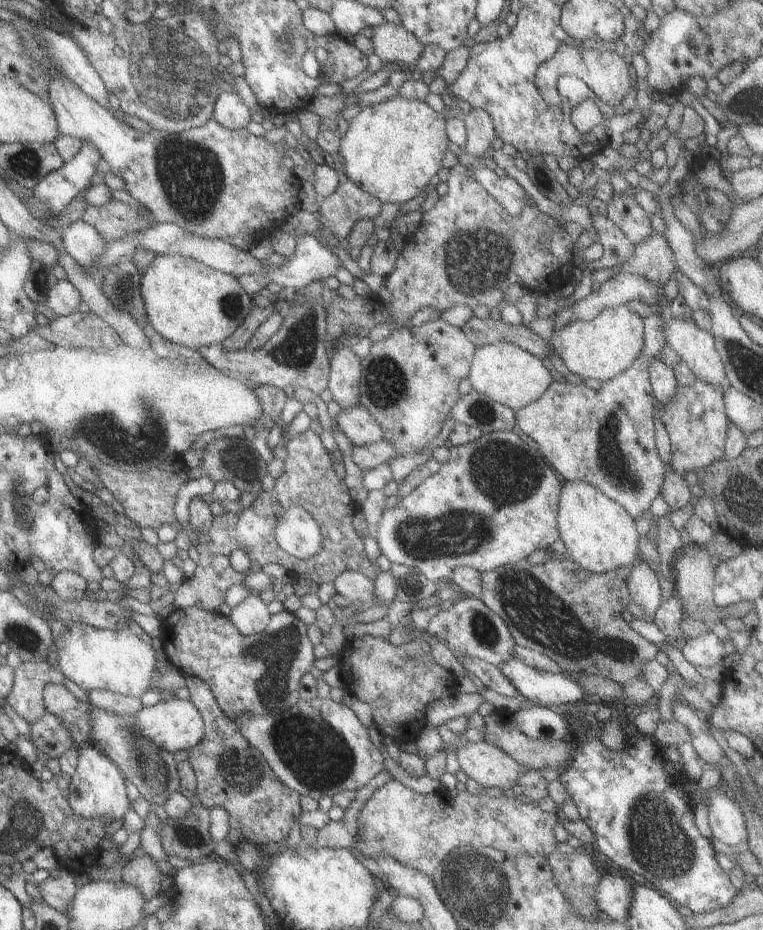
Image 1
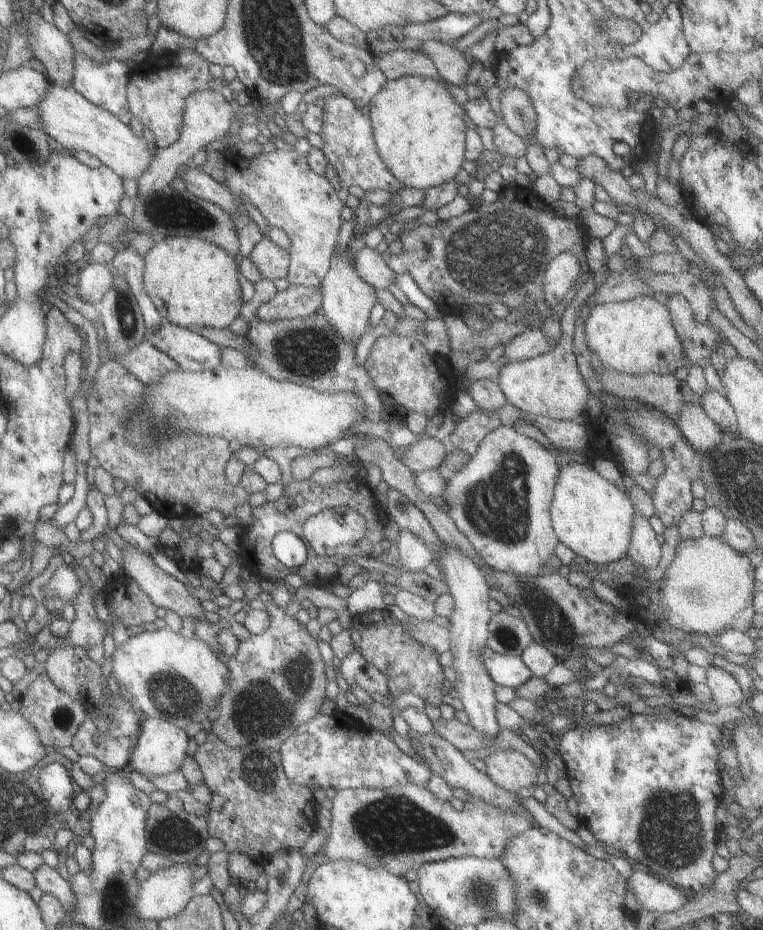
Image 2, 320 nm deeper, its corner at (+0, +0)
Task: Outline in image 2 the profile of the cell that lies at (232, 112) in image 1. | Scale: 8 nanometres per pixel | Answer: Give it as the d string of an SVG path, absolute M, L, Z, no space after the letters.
M203 88L203 90L197 90L195 94L189 94L183 106L183 126L179 139L169 147L157 149L157 152L153 154L153 160L149 162L149 166L137 180L137 194L145 196L149 192L156 192L168 186L169 182L176 177L176 171L184 163L189 163L195 152L204 150L207 144L227 134L233 114L229 102L213 88Z

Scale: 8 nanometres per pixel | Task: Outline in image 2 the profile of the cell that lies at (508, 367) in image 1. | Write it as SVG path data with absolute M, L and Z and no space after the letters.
M588 277L569 301L559 322L562 324L559 342L545 354L526 360L506 362L499 368L495 384L503 394L506 403L525 413L547 416L551 419L577 419L585 413L589 390L579 373L571 342L573 342L573 322L576 312L587 296L595 290L592 277Z

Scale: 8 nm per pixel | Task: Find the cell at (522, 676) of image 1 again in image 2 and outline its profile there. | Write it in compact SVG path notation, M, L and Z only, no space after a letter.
M486 647L481 650L481 662L493 685L515 689L532 676L519 657L496 654Z

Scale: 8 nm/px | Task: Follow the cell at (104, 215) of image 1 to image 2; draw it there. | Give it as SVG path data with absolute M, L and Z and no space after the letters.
M168 186L149 192L145 196L135 194L130 198L133 206L131 232L137 234L151 234L153 238L165 238L167 236L183 236L185 238L199 238L213 242L223 252L231 256L238 253L239 244L233 230L231 220L227 214L217 206L195 197L186 189L181 192L175 191Z

